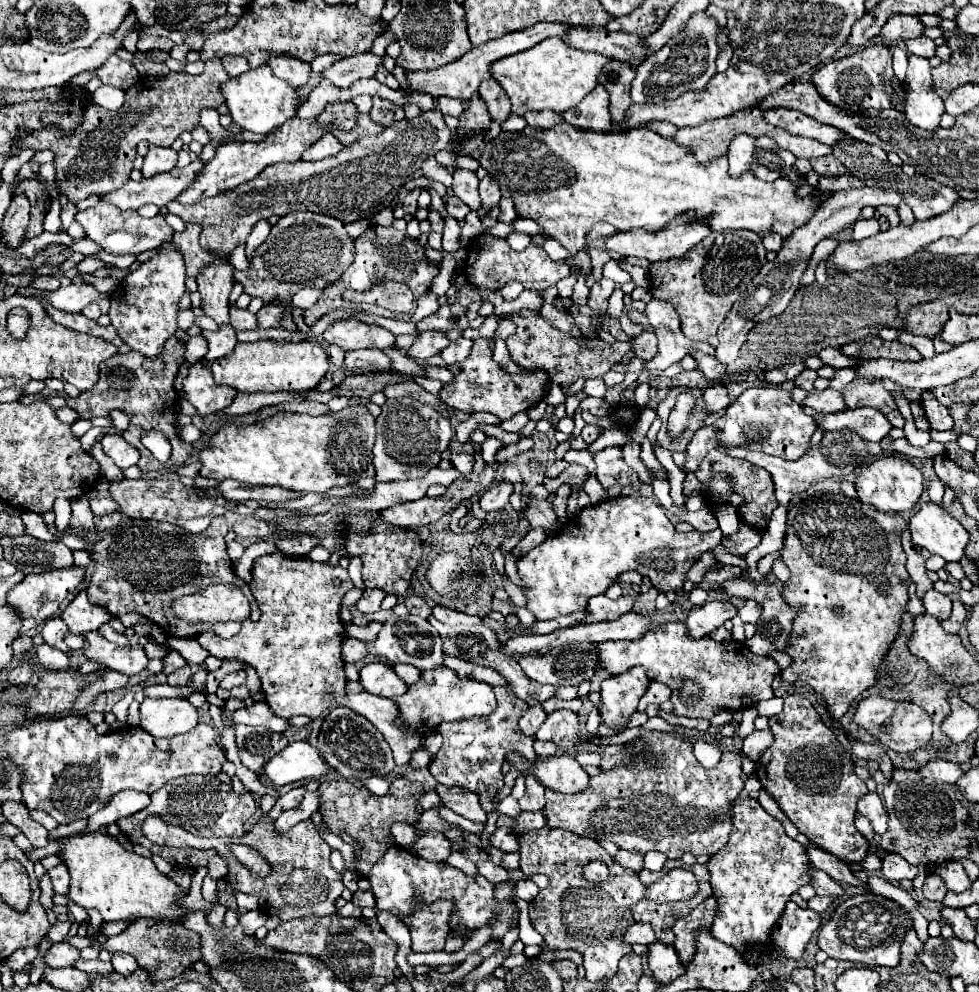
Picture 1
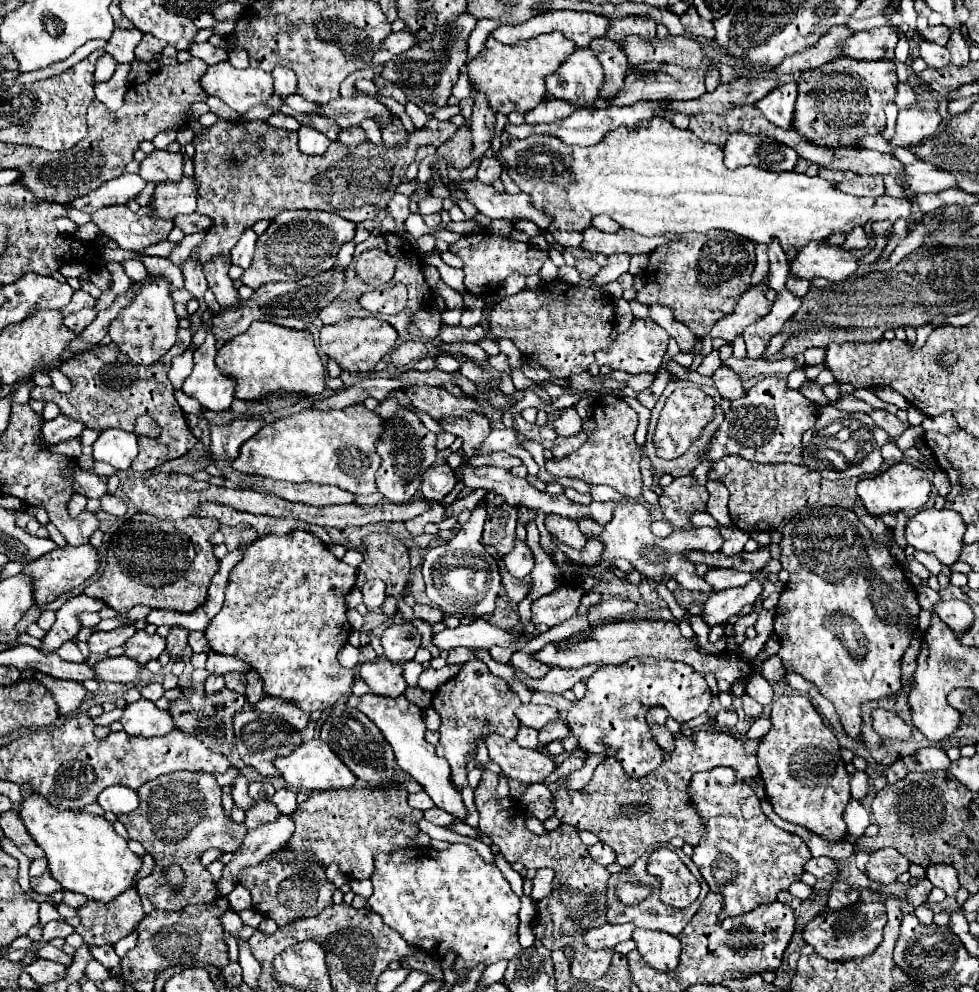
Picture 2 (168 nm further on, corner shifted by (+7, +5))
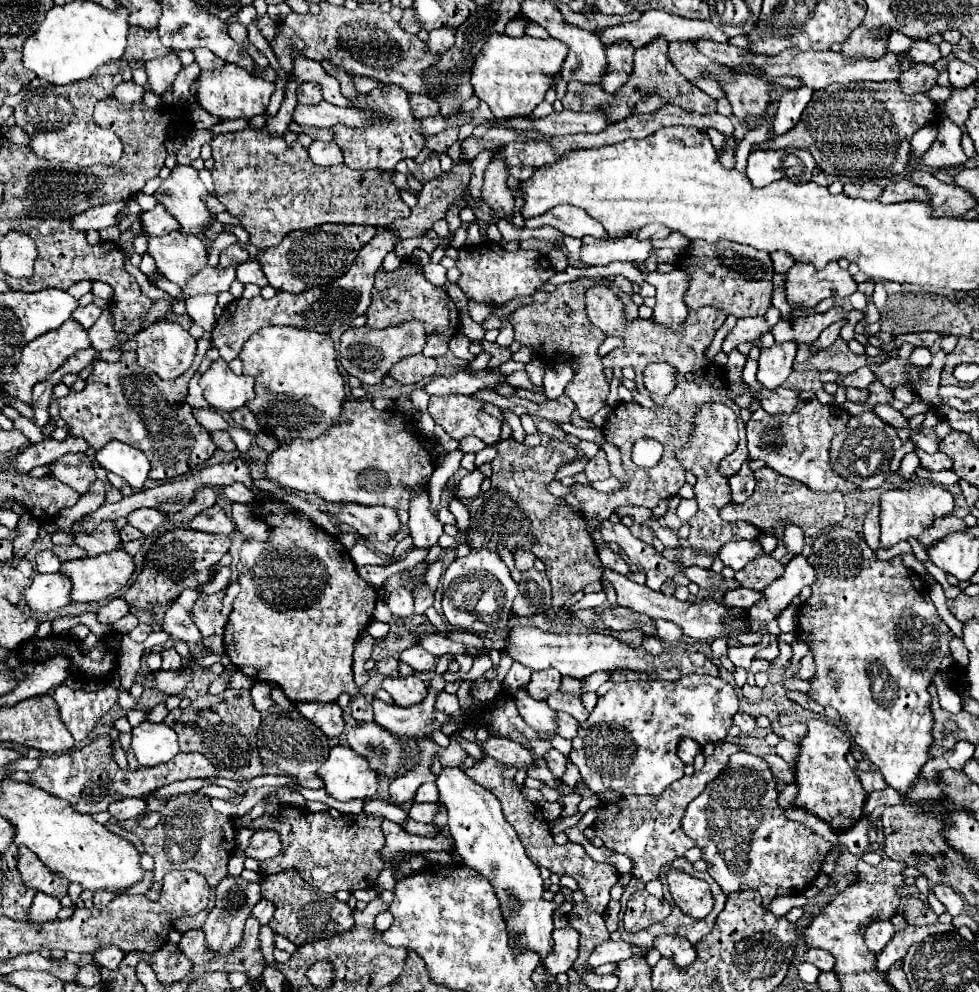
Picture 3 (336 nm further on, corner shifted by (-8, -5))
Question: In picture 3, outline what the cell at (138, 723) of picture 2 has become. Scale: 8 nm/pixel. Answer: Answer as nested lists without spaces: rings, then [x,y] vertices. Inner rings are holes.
[[[141,722],[133,728],[131,746],[141,766],[155,766],[179,754],[177,734],[173,728],[167,728],[167,724]]]

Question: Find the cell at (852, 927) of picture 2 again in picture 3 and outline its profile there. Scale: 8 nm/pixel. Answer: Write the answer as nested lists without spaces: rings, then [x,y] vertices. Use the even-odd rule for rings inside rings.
[[[809,948],[809,952],[805,954],[805,962],[815,964],[819,970],[833,970],[835,966],[835,958],[823,948]]]

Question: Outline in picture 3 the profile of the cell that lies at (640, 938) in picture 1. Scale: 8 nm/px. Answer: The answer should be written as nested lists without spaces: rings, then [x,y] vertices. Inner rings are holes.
[[[609,938],[609,940],[601,942],[601,944],[593,950],[593,954],[591,954],[591,958],[589,958],[589,964],[591,964],[593,968],[597,968],[597,966],[601,966],[601,964],[621,962],[621,960],[627,960],[627,958],[631,958],[631,956],[645,956],[645,952],[647,952],[647,948],[631,946],[631,944],[623,942],[623,940],[611,940],[611,938]]]

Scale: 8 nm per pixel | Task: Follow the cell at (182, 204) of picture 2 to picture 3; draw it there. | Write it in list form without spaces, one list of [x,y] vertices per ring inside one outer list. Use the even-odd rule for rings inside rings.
[[[157,204],[153,210],[147,210],[141,214],[143,230],[149,236],[165,236],[179,228],[179,222],[173,220],[173,216],[163,208],[163,204]]]

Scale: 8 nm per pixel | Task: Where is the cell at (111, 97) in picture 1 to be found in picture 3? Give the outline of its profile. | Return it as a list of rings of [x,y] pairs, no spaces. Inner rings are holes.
[[[129,80],[129,82],[121,82],[121,84],[115,88],[113,98],[119,100],[119,102],[123,102],[123,104],[135,104],[135,102],[141,102],[143,92],[145,92],[143,86],[139,86],[139,84],[135,84],[133,80]]]

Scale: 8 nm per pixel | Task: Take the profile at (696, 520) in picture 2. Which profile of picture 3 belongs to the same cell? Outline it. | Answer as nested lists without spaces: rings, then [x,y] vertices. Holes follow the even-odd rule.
[[[765,554],[757,560],[751,560],[747,568],[749,570],[735,572],[735,578],[741,582],[741,586],[751,590],[763,590],[771,580],[777,578],[779,572],[783,572],[783,564]]]

